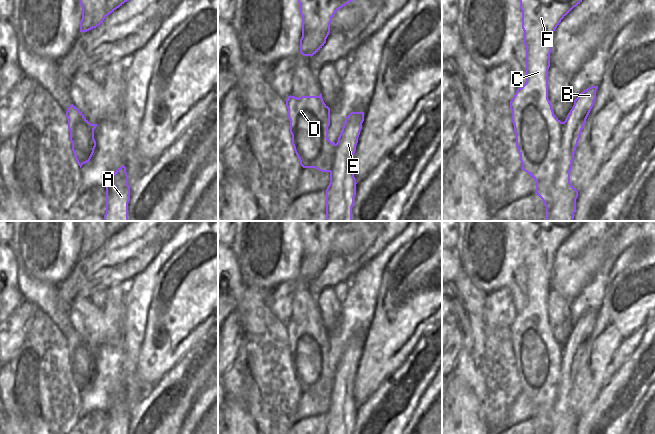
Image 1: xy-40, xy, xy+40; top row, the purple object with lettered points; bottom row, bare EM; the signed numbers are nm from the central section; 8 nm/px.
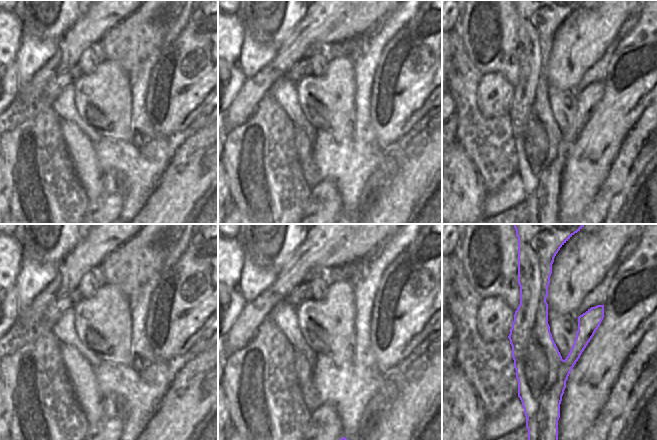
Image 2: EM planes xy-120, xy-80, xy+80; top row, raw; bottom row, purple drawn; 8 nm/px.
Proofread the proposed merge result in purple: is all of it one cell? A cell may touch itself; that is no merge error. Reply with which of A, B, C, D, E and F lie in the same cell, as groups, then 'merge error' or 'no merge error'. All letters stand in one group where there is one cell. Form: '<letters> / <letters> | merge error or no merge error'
A B E / C D F | merge error

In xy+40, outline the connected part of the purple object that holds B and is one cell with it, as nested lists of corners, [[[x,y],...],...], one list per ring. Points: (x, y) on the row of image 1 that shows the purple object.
[[[591,86],[574,100],[574,105],[563,122],[558,171],[552,173],[545,190],[535,192],[546,207],[545,221],[574,219],[578,191],[570,183],[570,171],[582,129],[596,99],[597,89],[598,86]]]

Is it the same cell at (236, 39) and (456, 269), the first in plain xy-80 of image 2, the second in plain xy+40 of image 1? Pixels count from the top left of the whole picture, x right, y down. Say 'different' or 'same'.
same

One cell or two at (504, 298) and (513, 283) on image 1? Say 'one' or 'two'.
two

